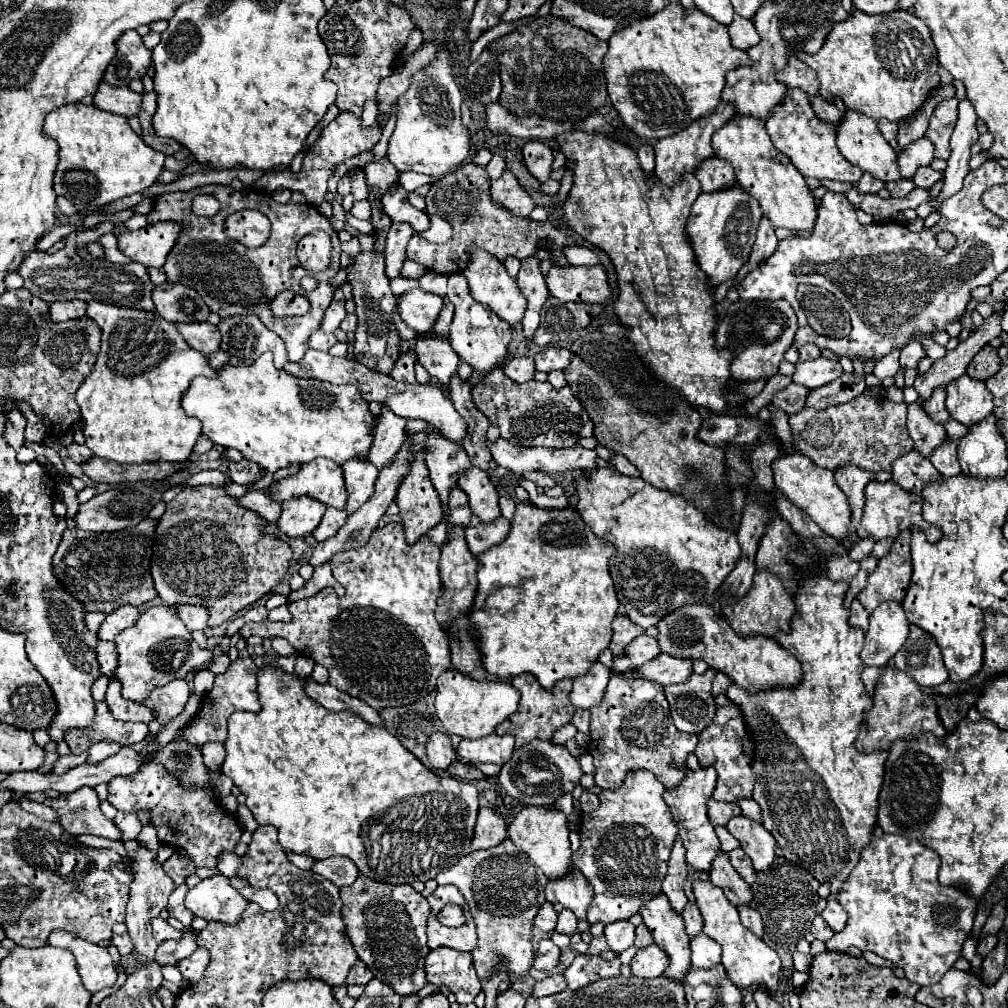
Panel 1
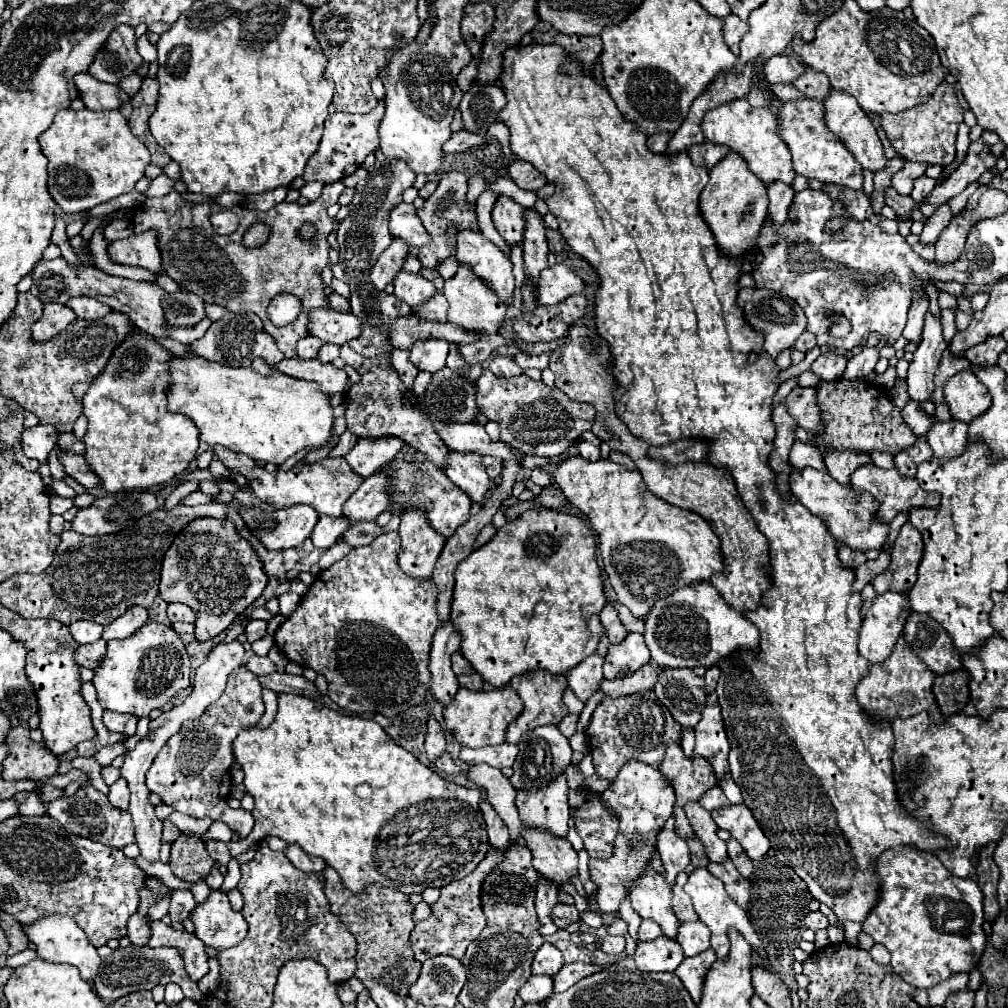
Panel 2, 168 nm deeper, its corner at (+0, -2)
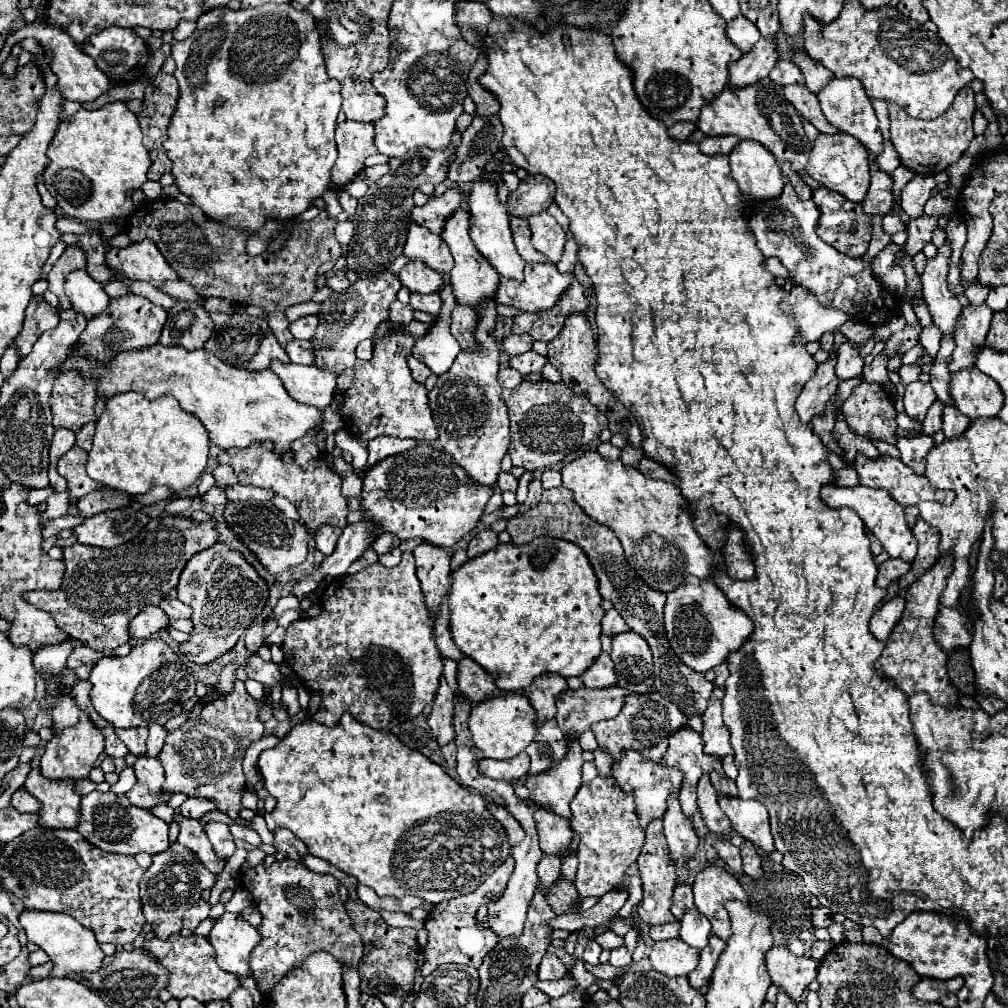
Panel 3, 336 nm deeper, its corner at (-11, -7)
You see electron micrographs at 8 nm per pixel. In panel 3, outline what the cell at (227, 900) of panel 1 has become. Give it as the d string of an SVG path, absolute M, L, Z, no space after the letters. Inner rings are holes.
M224 912L210 930L210 944L216 950L216 962L220 968L236 974L250 976L248 956L260 942L260 934L240 914Z

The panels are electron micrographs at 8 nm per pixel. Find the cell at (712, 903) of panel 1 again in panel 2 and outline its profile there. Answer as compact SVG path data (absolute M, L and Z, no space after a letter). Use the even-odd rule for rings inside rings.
M695 869L689 875L687 883L685 883L685 893L691 897L693 907L695 907L697 915L699 915L699 919L709 927L709 931L711 931L711 947L717 953L719 959L725 957L725 953L729 953L729 939L727 939L727 929L729 927L737 927L741 931L741 935L749 941L749 945L759 953L759 957L765 957L767 955L765 949L763 949L763 945L761 945L759 935L755 933L755 929L753 929L753 925L751 925L751 921L747 917L747 911L743 907L739 907L733 901L733 897L729 897L729 893L725 891L721 879L713 877L707 869Z

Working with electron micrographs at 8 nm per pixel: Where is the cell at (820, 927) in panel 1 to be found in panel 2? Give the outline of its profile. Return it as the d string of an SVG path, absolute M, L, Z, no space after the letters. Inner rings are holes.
M809 911L809 915L805 915L805 925L811 931L819 931L819 929L827 929L829 921L821 911Z

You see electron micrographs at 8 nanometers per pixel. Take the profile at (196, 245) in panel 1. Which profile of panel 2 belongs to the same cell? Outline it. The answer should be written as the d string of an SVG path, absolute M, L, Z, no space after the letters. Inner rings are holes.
M335 181L325 185L321 193L321 203L311 201L309 205L301 207L297 203L281 203L273 207L267 213L249 211L245 207L233 207L231 211L239 215L239 229L225 237L217 235L211 227L211 213L213 209L223 209L217 203L183 203L181 195L177 191L167 193L159 199L145 199L141 205L131 209L129 221L133 225L133 231L157 231L157 245L163 259L163 271L183 285L185 291L197 293L205 303L217 303L227 307L229 311L251 311L261 317L265 331L273 337L277 347L283 351L285 357L295 357L297 341L307 331L307 315L313 307L327 307L327 297L323 293L321 283L321 269L327 265L329 255L329 233L333 229L333 221L327 215L327 207L337 203L339 193L343 191L343 183ZM253 223L265 223L271 227L269 239L259 247L245 247L243 235L245 229L249 229ZM303 223L313 223L317 227L317 237L311 241L301 241L297 237L297 229L301 229ZM291 293L301 299L301 311L299 319L289 323L287 327L275 327L271 319L267 317L267 305L275 295Z

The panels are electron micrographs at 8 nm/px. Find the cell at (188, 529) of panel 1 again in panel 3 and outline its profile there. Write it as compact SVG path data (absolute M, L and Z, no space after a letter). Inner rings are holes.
M224 542L212 544L208 550L192 556L180 574L178 600L192 606L194 630L190 642L180 644L180 652L196 664L208 664L228 652L240 634L262 614L268 602L268 584L246 558Z

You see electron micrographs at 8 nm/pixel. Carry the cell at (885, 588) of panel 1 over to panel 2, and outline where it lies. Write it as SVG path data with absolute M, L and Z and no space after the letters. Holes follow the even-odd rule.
M907 521L891 547L891 565L871 583L877 595L885 591L905 591L917 581L917 567L923 557L923 535Z

